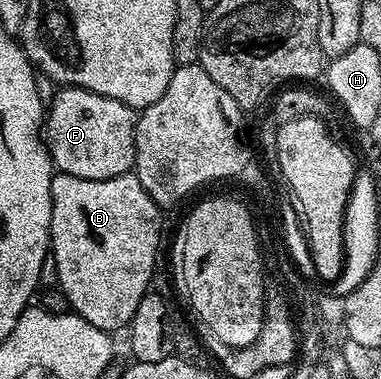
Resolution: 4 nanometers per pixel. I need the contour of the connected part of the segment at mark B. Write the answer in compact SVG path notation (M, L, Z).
M57 172L52 179L52 222L50 254L58 269L58 289L64 292L71 312L105 331L123 330L131 322L138 303L149 292L152 272L156 269L156 252L160 249L161 206L142 187L135 172L114 179L78 179Z

